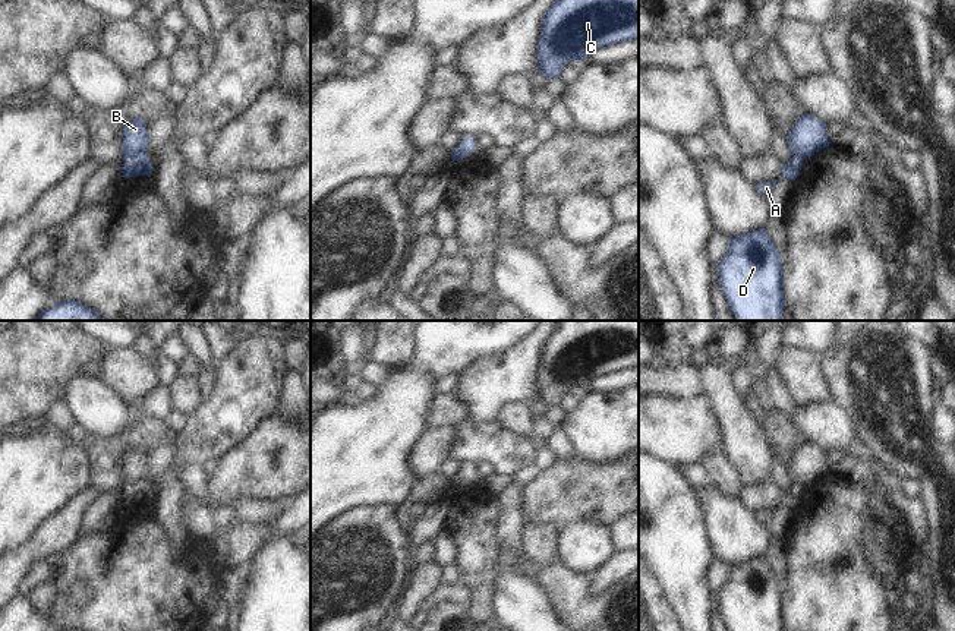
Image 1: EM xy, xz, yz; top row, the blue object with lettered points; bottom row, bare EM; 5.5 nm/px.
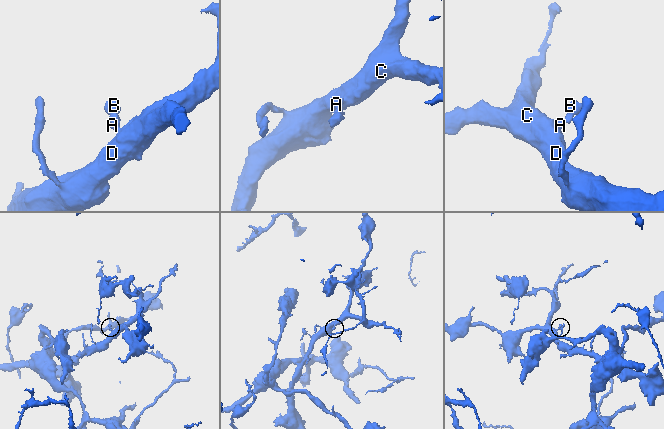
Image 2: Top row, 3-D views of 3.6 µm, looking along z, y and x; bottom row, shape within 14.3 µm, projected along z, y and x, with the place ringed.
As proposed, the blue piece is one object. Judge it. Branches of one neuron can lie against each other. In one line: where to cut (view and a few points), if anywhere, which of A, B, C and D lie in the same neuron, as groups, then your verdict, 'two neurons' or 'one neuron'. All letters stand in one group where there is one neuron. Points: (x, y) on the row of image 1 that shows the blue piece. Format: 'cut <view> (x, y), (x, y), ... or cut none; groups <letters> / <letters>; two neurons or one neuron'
cut xy (145, 152), (126, 157); groups A C D / B; two neurons

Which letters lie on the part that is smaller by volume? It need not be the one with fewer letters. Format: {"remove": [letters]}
{"remove": ["B"]}

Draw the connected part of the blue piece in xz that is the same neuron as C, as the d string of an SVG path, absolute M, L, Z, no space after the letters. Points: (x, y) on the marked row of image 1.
M555 0L542 20L536 45L538 72L549 81L573 60L587 60L601 47L639 40L639 0Z

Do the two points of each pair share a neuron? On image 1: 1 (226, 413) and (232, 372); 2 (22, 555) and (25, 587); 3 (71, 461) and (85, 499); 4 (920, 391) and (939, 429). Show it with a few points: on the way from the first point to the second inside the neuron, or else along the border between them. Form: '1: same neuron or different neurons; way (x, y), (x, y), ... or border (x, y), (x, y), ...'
1: same neuron; way (235, 403), (235, 382)
2: different neurons; border (41, 562), (30, 567), (16, 595)
3: different neurons; border (88, 483), (54, 511)
4: different neurons; border (933, 404), (932, 435), (939, 444)

